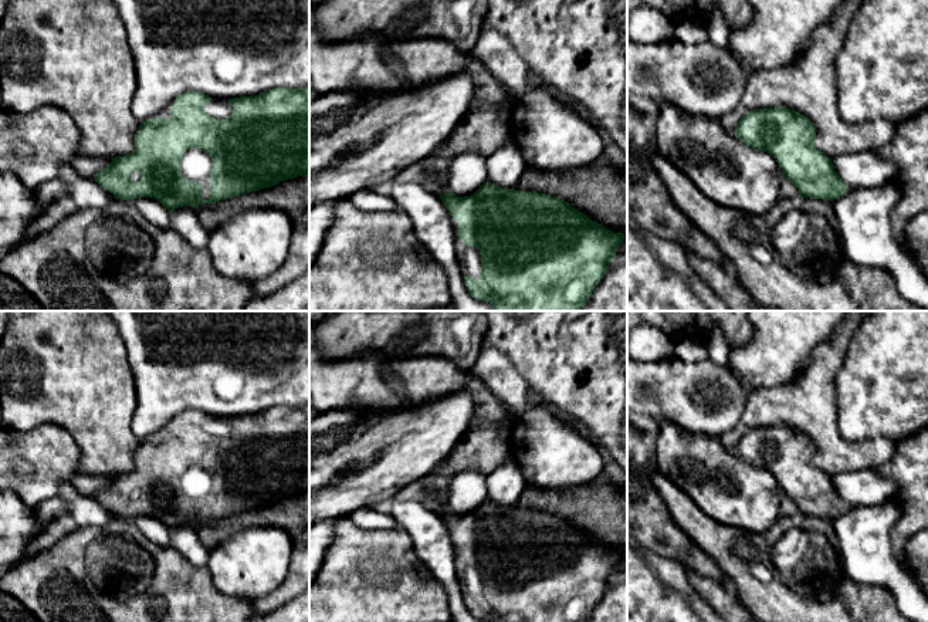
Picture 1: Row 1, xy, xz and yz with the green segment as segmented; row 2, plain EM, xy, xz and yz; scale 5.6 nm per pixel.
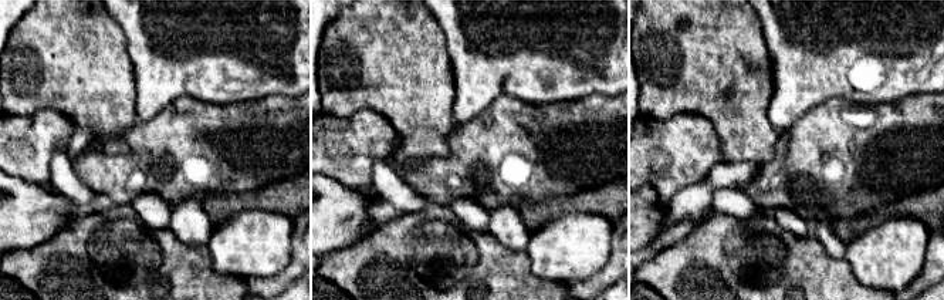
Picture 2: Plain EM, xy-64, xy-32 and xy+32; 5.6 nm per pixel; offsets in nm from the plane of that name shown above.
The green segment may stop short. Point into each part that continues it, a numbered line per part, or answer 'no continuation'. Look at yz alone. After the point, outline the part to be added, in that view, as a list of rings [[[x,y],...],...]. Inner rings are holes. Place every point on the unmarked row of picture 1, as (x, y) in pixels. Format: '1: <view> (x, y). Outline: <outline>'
no continuation

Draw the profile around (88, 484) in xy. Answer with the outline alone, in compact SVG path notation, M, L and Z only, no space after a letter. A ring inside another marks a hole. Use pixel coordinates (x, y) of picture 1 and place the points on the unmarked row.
M75 474L71 481L72 486L77 489L79 494L94 497L95 493L101 489L105 487L109 481L112 480L112 476L95 476L95 474Z

